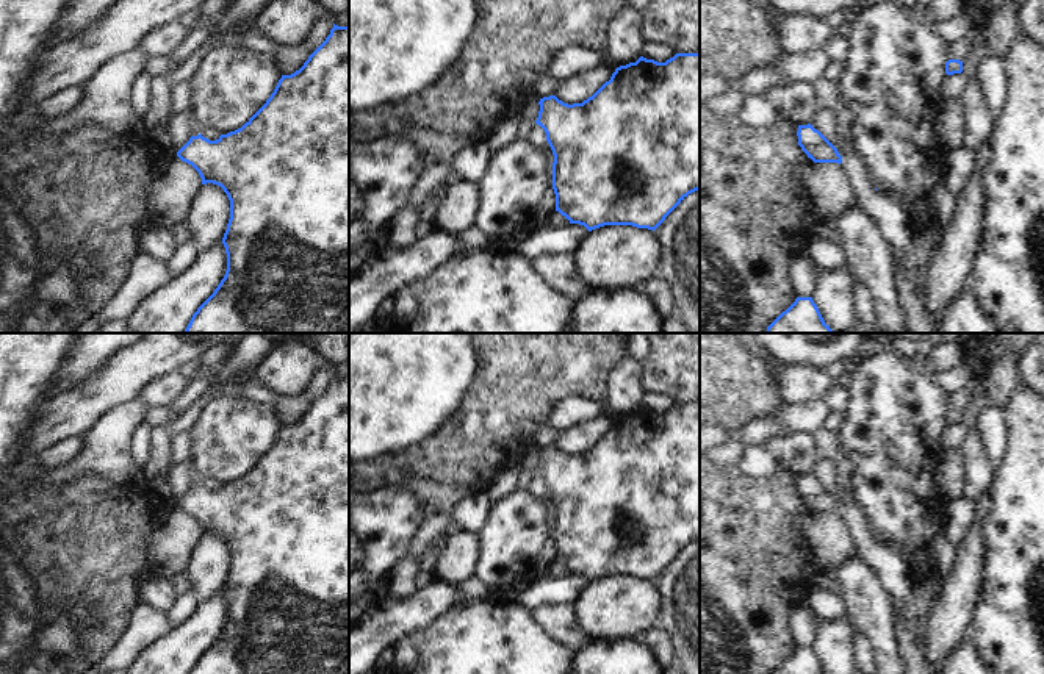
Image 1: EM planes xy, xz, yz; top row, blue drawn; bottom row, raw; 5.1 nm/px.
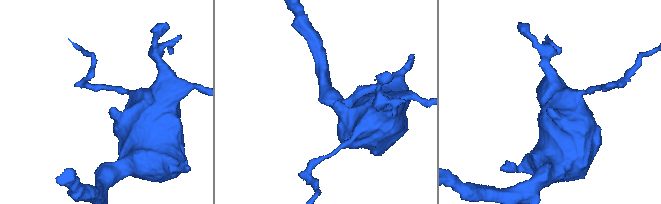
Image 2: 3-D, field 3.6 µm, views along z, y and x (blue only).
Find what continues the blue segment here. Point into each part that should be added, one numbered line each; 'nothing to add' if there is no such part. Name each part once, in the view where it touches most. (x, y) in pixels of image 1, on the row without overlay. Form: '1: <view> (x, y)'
nothing to add

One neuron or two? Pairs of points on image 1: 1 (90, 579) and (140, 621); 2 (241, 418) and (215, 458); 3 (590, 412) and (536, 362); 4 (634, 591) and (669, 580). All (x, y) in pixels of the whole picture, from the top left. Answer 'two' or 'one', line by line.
1: two
2: one
3: two
4: two

